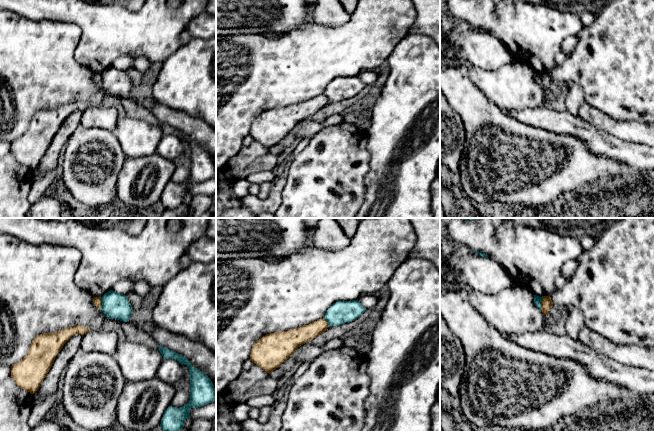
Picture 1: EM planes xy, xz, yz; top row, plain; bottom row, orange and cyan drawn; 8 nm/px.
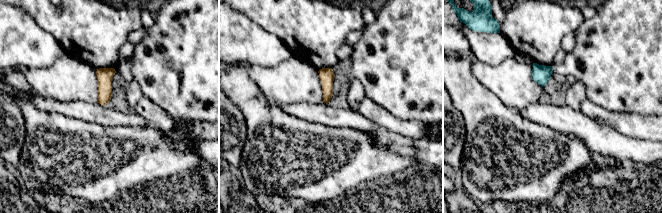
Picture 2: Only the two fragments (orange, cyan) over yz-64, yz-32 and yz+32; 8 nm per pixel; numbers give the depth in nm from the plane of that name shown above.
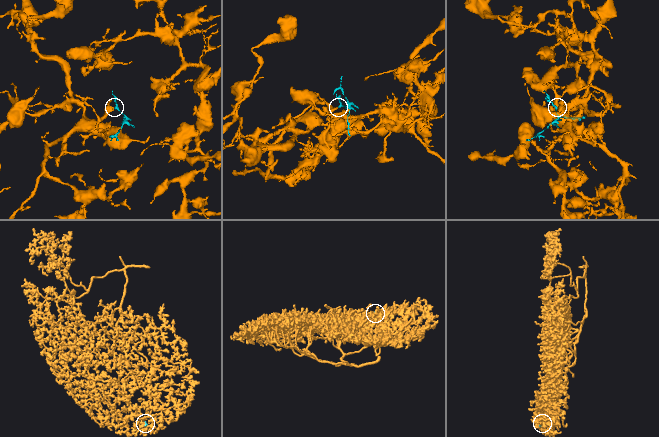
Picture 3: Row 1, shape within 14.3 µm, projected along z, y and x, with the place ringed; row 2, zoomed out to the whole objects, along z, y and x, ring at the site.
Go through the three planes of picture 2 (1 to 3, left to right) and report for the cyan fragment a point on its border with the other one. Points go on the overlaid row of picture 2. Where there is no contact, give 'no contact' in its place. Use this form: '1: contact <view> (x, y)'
1: no contact
2: no contact
3: no contact

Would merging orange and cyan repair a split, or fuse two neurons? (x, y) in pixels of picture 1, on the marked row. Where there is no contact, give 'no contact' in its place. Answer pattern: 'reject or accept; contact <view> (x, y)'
reject; contact yz (541, 303)

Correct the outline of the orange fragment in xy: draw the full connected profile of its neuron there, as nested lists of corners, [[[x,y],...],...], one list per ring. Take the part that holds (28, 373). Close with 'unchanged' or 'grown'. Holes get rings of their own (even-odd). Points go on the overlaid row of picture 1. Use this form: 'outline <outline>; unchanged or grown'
outline [[[76,325],[53,333],[36,336],[27,355],[11,366],[11,377],[20,388],[34,394],[49,372],[56,356],[64,344],[74,335],[92,331]]]; unchanged

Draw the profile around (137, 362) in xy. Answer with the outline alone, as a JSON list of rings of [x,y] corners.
[[[126,340],[119,341],[113,357],[127,382],[156,377],[157,370],[164,359],[159,350]]]

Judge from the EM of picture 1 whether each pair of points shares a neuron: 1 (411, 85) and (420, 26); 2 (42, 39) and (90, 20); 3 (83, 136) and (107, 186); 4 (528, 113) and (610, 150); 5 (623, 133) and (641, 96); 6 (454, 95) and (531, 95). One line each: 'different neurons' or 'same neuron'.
1: different neurons
2: different neurons
3: same neuron
4: same neuron
5: different neurons
6: different neurons

